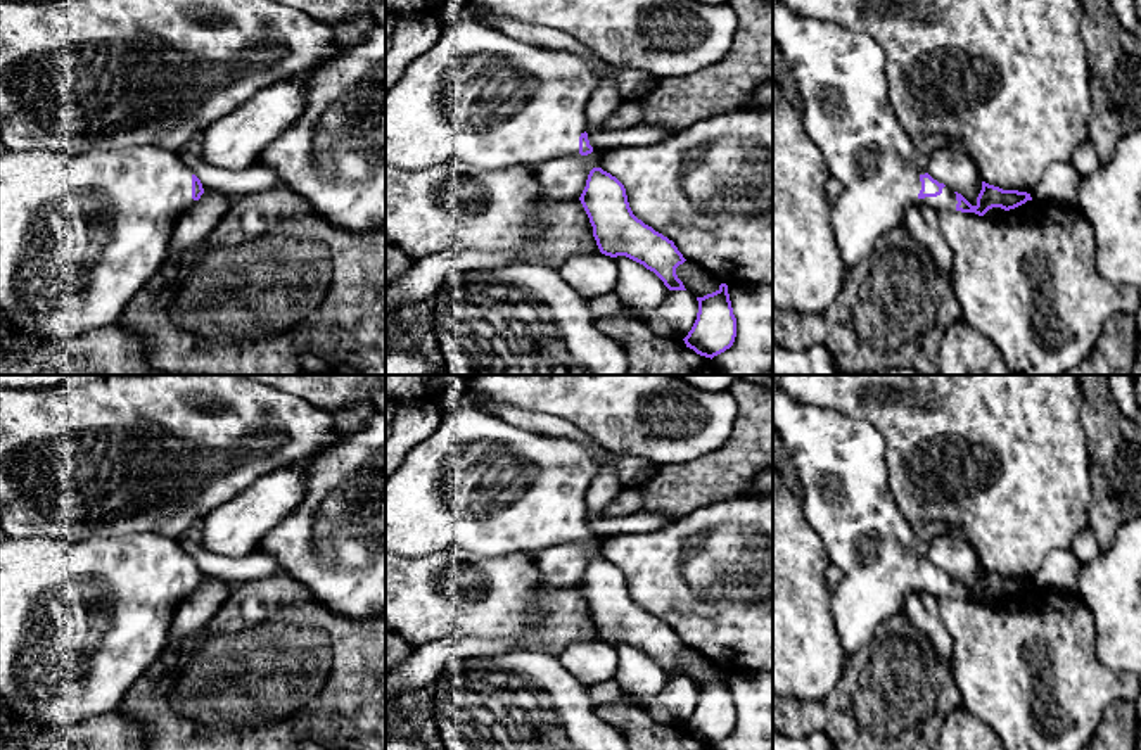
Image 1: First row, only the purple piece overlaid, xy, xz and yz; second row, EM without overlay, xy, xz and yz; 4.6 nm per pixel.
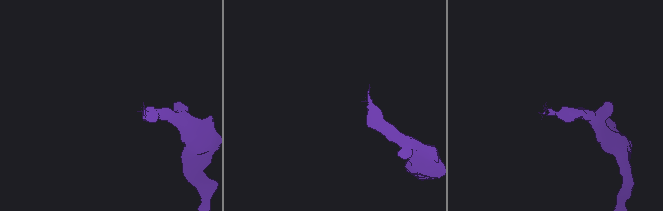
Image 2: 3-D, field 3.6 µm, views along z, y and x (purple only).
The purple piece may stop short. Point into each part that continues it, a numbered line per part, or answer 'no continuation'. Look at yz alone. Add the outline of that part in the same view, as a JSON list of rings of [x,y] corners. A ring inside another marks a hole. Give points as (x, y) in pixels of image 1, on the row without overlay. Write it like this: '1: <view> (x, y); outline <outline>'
1: yz (841, 462); outline [[[774,382],[773,427],[802,484],[802,513],[823,541],[830,563],[844,572],[840,584],[832,589],[832,613],[845,658],[868,646],[883,620],[904,613],[909,593],[956,596],[956,581],[949,574],[937,584],[918,584],[920,563],[927,558],[915,556],[911,543],[918,531],[894,499],[885,463],[885,439],[868,420],[804,404]]]

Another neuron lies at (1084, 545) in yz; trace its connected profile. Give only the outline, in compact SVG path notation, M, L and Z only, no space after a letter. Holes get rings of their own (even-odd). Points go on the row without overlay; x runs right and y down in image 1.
M1091 527L1080 531L1074 541L1070 550L1077 556L1079 562L1091 562L1100 555L1100 544Z

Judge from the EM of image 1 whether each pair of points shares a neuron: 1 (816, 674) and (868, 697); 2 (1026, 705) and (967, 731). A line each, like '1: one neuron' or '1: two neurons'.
1: two neurons
2: two neurons

